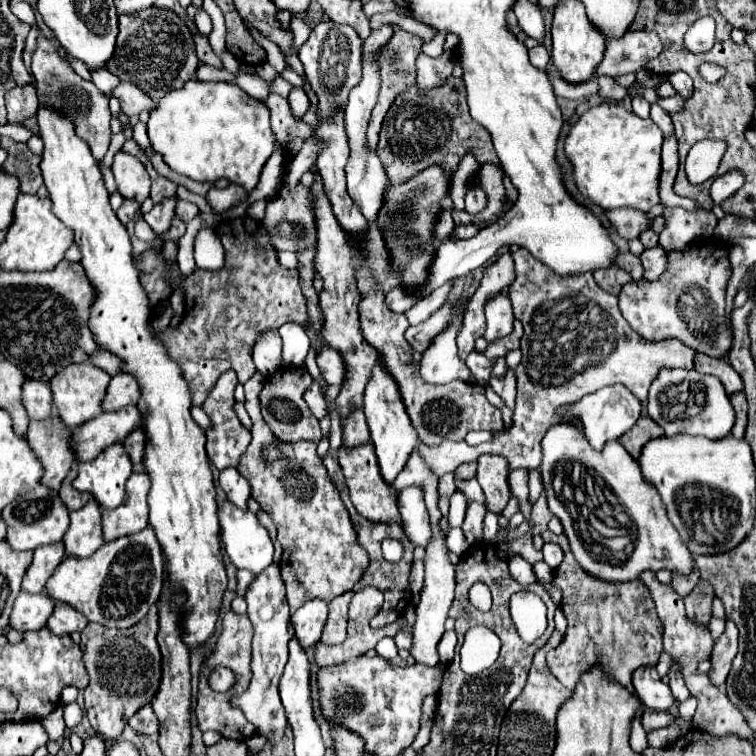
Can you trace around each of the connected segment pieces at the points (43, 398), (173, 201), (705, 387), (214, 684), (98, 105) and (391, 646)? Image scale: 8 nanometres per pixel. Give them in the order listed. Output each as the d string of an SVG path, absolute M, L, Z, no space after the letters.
M26 380L22 388L22 402L30 420L44 420L52 412L52 390L48 382Z
M178 196L164 198L162 202L154 204L154 208L152 208L148 214L144 214L144 220L150 224L150 228L152 228L158 236L162 236L162 234L166 234L166 232L170 230L172 220L174 220L174 216L176 216L176 204L178 204L178 200L180 200Z
M666 370L658 374L658 380L650 386L648 416L658 422L666 436L674 434L700 434L706 438L724 438L734 426L734 408L726 390L716 376L698 374L696 370Z
M216 668L210 674L210 688L216 688L218 692L226 692L234 684L234 672L226 668Z
M44 36L38 38L38 48L32 58L32 74L36 78L36 88L38 88L38 100L42 104L50 104L58 110L62 110L66 116L72 118L76 124L76 132L80 138L84 138L92 150L92 156L100 162L110 146L110 108L108 108L108 98L92 84L80 78L70 64L66 64L58 54L56 54L56 44L46 40Z
M385 637L376 644L376 652L378 652L378 656L380 658L384 658L384 660L396 660L396 656L398 656L398 648L395 644L394 638Z

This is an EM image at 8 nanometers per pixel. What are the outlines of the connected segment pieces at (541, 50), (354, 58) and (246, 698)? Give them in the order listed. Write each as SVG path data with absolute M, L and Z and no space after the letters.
M536 46L536 48L530 48L530 62L542 70L548 68L548 62L550 62L550 54L544 46Z
M322 20L312 26L310 38L300 46L298 58L304 64L306 78L312 84L314 92L320 98L322 112L330 112L330 108L346 106L346 96L354 84L360 80L362 70L362 40L360 36L348 26L338 24L334 20Z
M272 563L250 582L246 590L246 604L248 604L248 618L254 628L252 638L252 680L244 694L232 696L232 706L240 708L246 718L256 726L260 736L266 736L270 742L276 742L284 736L286 716L278 696L278 682L288 660L288 640L294 634L290 612L286 604L286 588L280 574L279 565Z

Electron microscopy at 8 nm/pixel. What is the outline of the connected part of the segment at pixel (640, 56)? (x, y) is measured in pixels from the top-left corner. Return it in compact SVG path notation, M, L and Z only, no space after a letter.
M630 30L622 40L610 40L606 44L604 60L598 66L596 76L622 76L628 72L638 72L652 58L662 52L662 42L658 34L648 30Z

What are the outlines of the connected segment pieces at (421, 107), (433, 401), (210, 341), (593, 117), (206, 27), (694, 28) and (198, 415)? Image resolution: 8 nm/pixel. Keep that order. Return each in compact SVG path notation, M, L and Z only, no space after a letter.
M450 76L442 86L426 92L420 92L416 86L408 86L404 94L394 100L392 108L384 118L376 154L382 160L390 182L402 184L434 162L444 162L446 174L452 178L452 172L458 168L458 162L468 150L474 152L480 164L500 164L492 148L488 130L474 122L468 112L464 82Z
M358 268L358 286L362 288L362 304L360 304L360 328L362 336L376 348L380 354L380 360L388 364L388 372L394 374L402 388L402 396L406 400L406 412L418 432L420 442L426 446L438 446L444 440L464 440L464 436L470 430L490 430L498 432L504 430L500 408L492 406L486 400L484 386L474 382L462 382L454 380L450 384L428 384L424 378L420 378L420 360L422 354L416 352L408 340L404 338L406 332L406 316L404 314L392 314L384 306L384 294L376 290L376 284L370 276L368 268Z
M248 216L224 220L216 226L216 234L226 250L226 266L220 272L200 270L196 268L186 280L184 280L184 294L186 294L186 314L182 322L172 328L158 332L158 340L164 344L168 356L182 368L182 376L190 388L192 404L202 404L210 390L214 388L216 380L222 372L234 370L238 374L240 384L244 384L254 374L254 362L252 362L252 346L256 342L256 336L270 328L280 328L286 322L298 322L306 324L308 312L306 312L306 300L298 286L298 272L286 270L276 260L276 250L268 240L268 234L264 226Z
M604 102L600 106L590 108L580 116L576 126L570 130L566 138L566 156L574 164L574 176L576 184L582 194L586 194L590 200L600 204L604 210L632 206L638 210L648 212L652 206L660 202L658 194L658 178L662 172L662 160L660 160L660 148L662 148L662 130L648 118L640 118L634 112L628 112L620 104Z
M198 10L194 18L196 18L194 22L196 22L196 26L198 26L200 34L208 36L208 34L210 34L210 30L212 30L212 18L208 16L208 12L206 12L206 10Z
M710 16L698 18L684 36L684 46L690 52L708 52L714 46L714 32L716 22Z
M192 406L191 408L191 416L195 420L195 422L200 425L200 427L207 431L211 428L211 420L207 416L207 414L204 412L202 407Z

